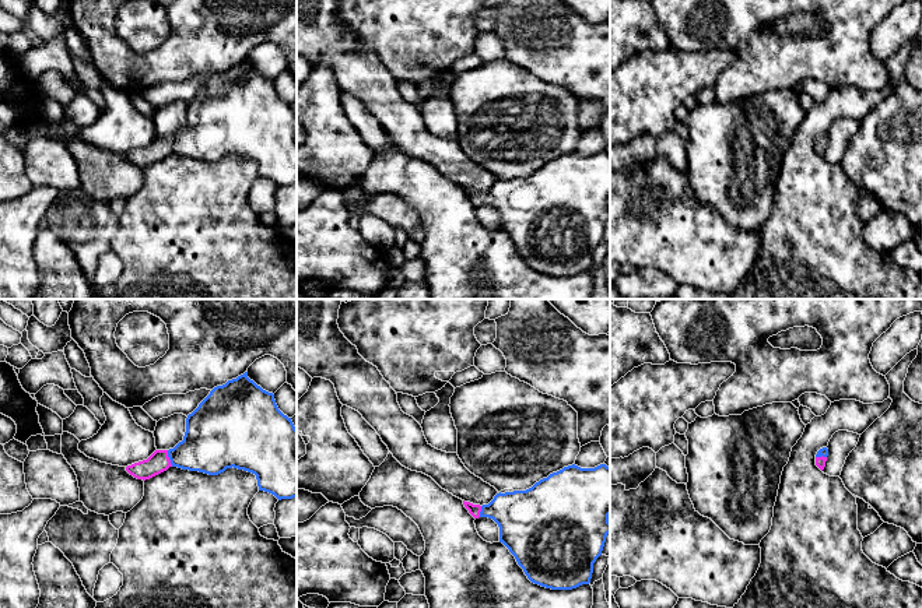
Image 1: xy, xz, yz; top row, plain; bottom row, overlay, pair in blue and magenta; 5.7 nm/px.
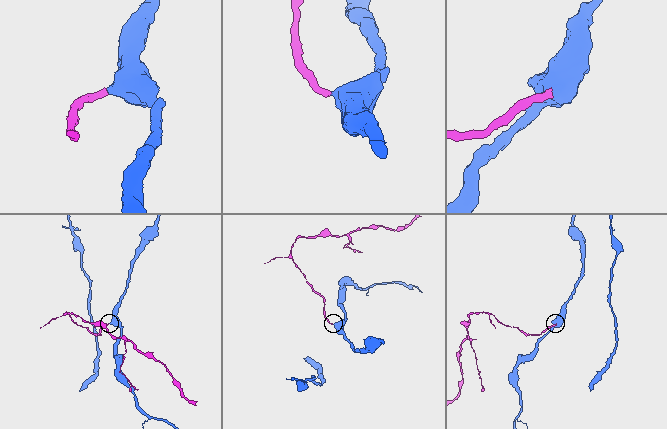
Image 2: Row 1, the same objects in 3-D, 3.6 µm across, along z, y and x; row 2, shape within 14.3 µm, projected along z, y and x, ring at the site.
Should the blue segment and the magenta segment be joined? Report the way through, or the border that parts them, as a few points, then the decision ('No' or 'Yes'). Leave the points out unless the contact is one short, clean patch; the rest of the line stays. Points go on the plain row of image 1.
Path across: xy (210, 132), (195, 140), (169, 146), (158, 148). Yes

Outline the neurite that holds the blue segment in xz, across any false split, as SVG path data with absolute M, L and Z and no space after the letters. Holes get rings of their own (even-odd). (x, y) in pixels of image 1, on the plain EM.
M572 151L540 166L526 178L499 179L483 193L464 187L463 191L474 205L488 204L498 211L499 229L515 243L532 270L551 277L572 277L590 270L593 250L602 242L610 219L610 154L600 151L595 155L581 155Z

